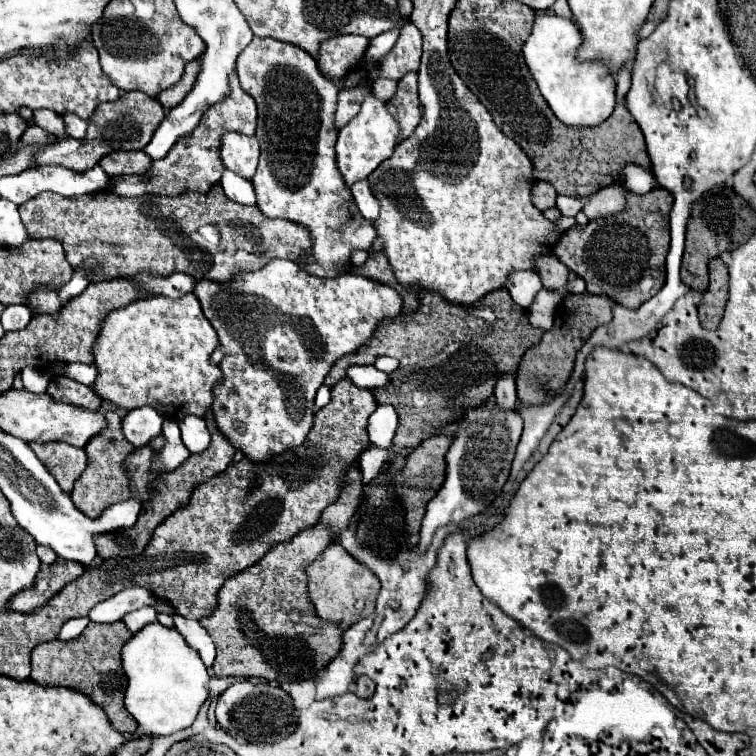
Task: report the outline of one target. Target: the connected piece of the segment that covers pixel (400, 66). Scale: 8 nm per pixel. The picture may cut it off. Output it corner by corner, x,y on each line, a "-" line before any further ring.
404,26
394,48
376,64
380,78
400,80
408,72
418,72
422,56
422,34
414,26

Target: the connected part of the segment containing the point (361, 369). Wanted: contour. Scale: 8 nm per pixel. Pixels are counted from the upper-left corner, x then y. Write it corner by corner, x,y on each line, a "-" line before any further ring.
350,366
346,370
346,376
358,386
358,388
378,388
388,382
388,374
376,370
374,366

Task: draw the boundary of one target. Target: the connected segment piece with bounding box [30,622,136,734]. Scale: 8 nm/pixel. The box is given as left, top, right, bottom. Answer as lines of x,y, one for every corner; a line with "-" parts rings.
90,622
86,630
74,640
50,640
42,642
32,650
32,674
30,678
46,686
64,686
86,694
94,704
98,704
114,730
120,734
134,734
136,720
124,708
124,688
126,676
122,674
120,650
124,642
132,636
124,622
114,624
94,624

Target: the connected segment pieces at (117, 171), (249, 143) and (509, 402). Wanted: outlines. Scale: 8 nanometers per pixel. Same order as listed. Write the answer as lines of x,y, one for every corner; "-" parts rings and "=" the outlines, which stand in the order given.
112,152
102,158
100,166
108,176
122,176
122,174
140,174
150,166
150,158
142,152
=
226,134
222,138
220,146
222,162
228,170
252,178
258,166
258,156
260,156
260,146
256,136
244,136
244,134
=
504,374
498,378
498,386
494,388
496,402
506,408
516,408
518,406
518,396
516,396
516,382
512,374

